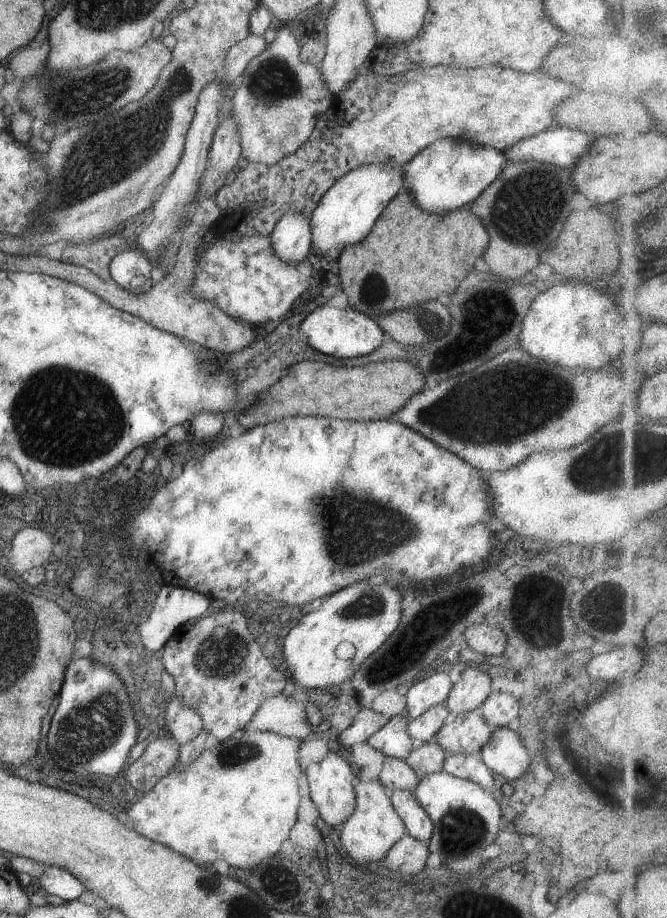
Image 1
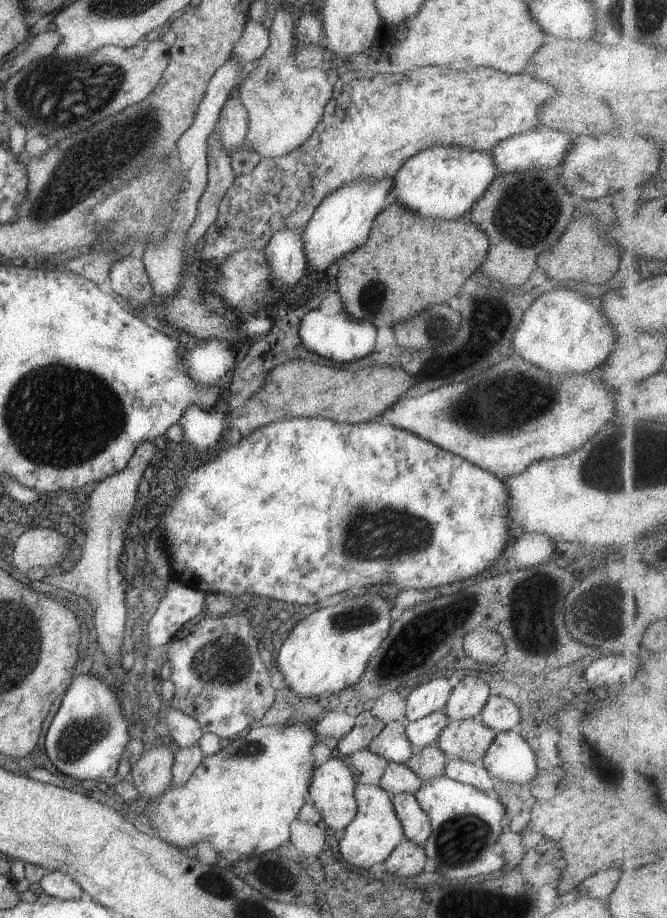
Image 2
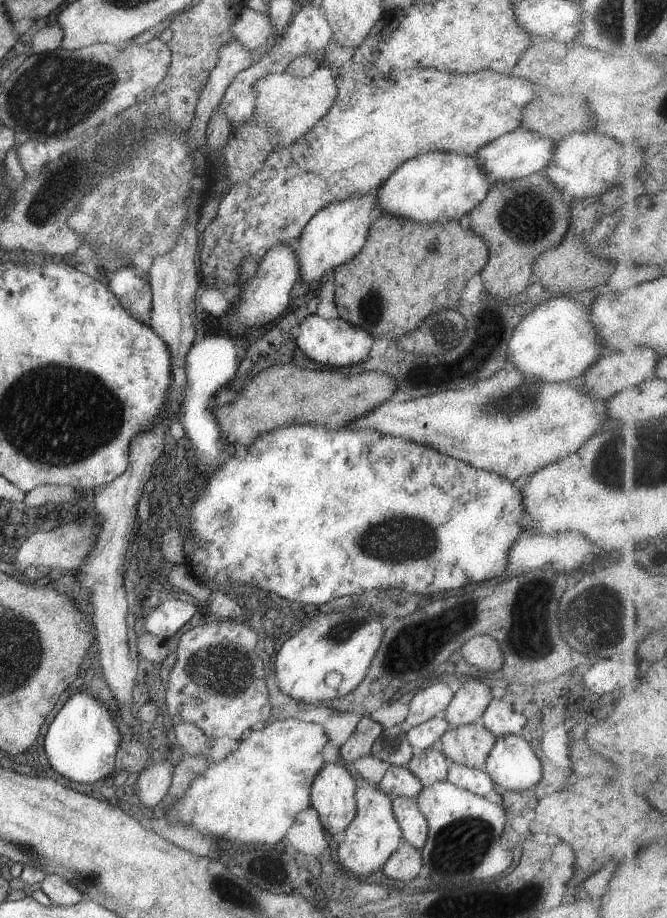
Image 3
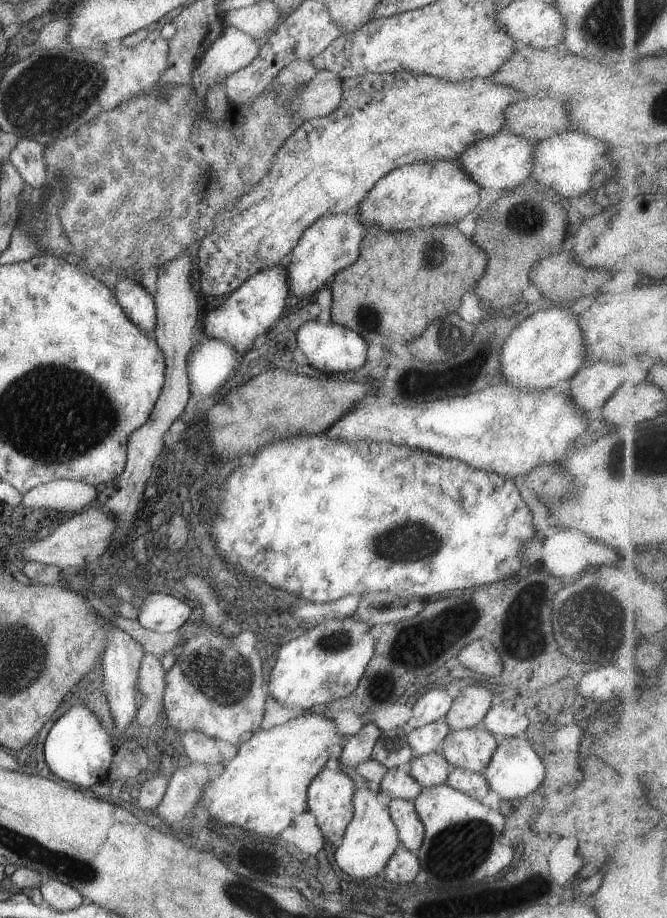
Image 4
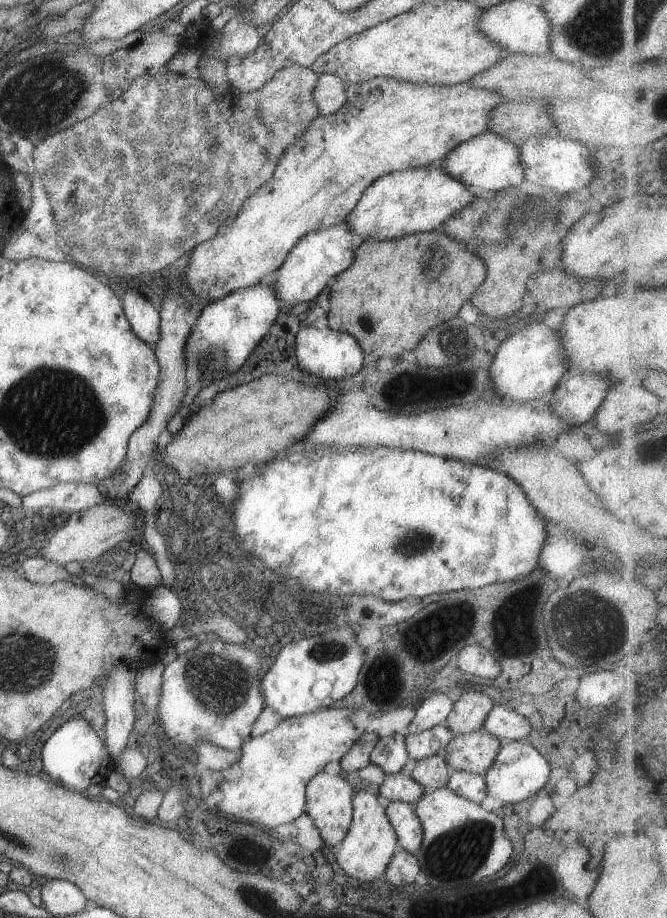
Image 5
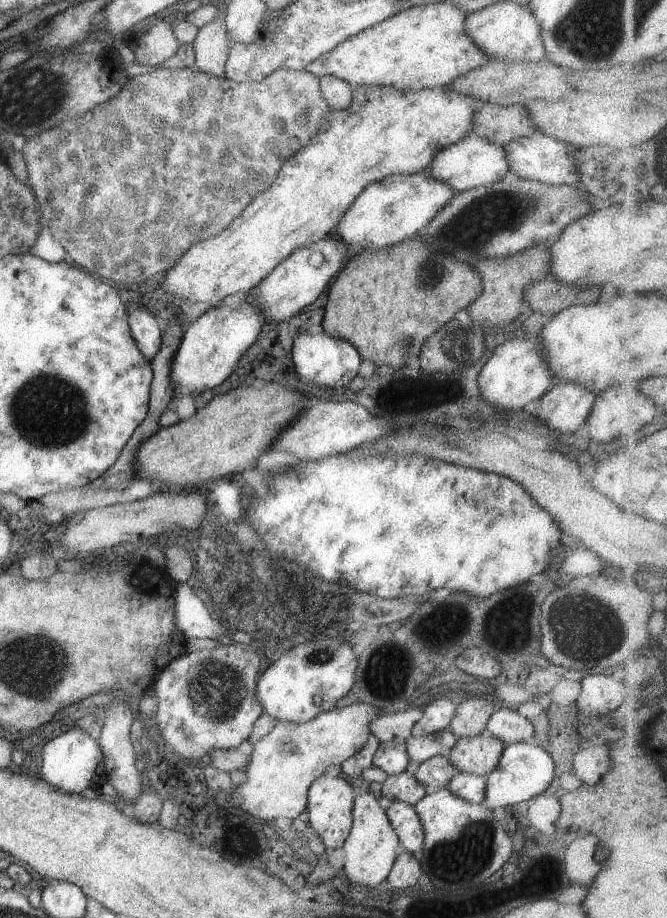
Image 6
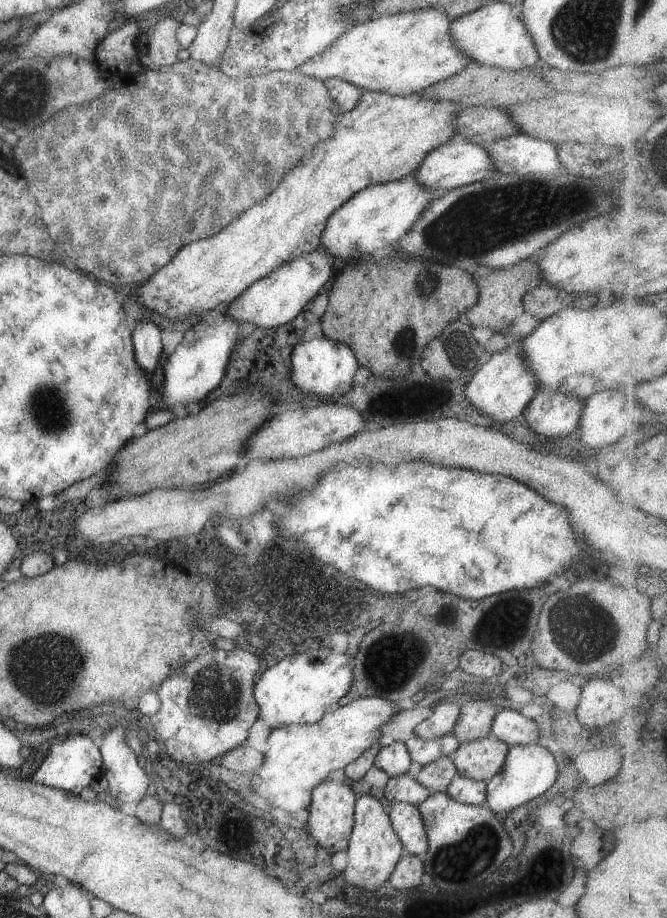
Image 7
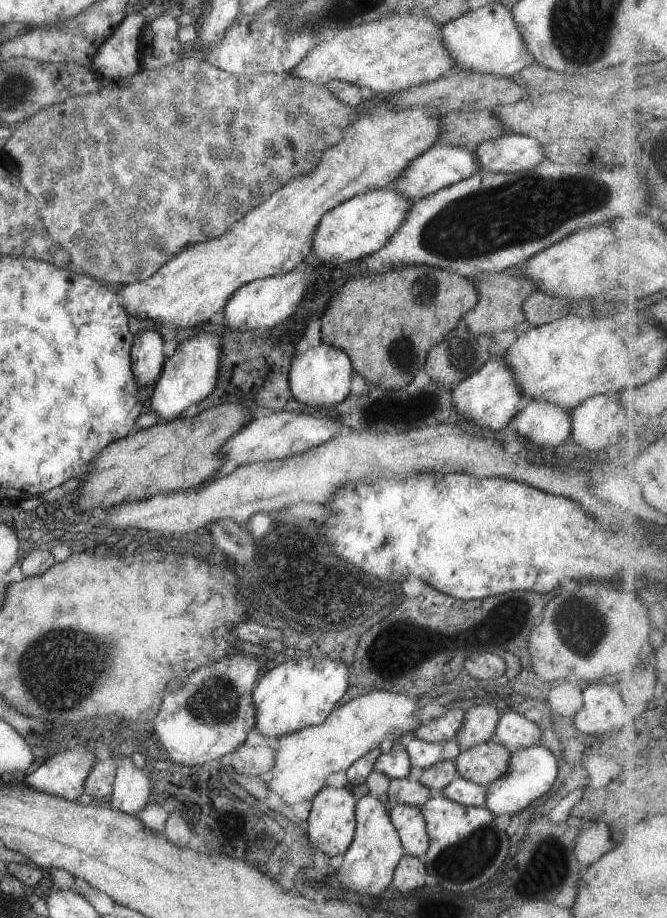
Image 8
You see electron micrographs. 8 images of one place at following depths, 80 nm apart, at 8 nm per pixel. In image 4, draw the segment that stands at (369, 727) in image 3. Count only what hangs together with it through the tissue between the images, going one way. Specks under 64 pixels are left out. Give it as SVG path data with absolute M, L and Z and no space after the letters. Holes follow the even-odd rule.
M369 720L356 734L347 736L337 757L340 768L355 768L360 762L368 761L371 749L379 736L381 736L380 728Z

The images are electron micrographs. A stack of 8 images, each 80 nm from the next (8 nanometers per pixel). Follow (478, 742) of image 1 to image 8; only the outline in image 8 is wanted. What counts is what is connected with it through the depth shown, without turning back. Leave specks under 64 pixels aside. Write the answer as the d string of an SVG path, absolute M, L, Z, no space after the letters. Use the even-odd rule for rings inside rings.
M491 738L462 750L454 759L456 772L465 780L487 786L506 770L510 752Z

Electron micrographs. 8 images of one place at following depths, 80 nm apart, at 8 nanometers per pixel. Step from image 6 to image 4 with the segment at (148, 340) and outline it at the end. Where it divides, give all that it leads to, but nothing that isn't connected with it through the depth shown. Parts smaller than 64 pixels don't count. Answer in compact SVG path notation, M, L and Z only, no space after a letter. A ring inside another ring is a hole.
M120 278L112 292L123 314L147 337L155 339L156 308L149 292L133 280Z

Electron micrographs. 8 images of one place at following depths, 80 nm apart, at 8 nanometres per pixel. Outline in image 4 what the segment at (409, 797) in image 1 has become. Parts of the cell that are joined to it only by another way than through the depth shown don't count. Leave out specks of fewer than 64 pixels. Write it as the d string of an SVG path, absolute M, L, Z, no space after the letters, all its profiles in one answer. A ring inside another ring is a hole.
M391 799L386 807L397 829L400 846L415 852L422 843L424 826L416 813L414 801Z

